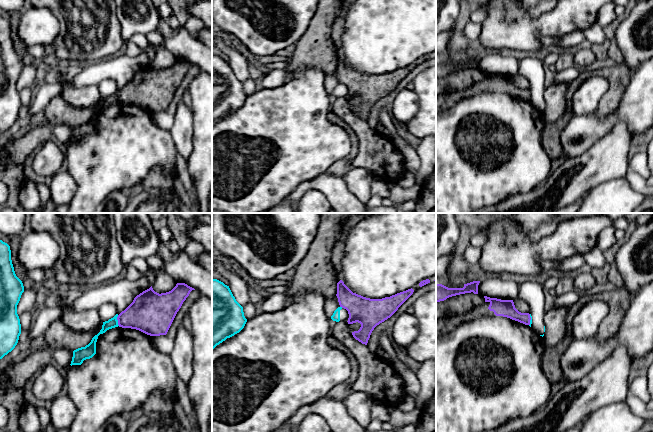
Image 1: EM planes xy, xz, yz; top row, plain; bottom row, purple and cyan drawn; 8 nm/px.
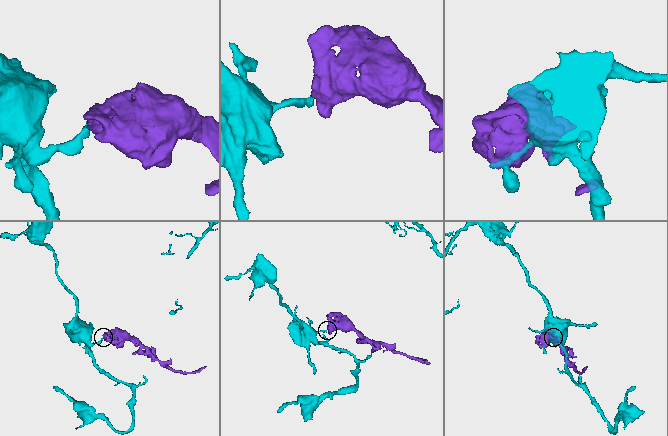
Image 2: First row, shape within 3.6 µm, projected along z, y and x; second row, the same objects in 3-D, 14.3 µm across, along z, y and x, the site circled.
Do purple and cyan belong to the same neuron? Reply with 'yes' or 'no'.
no

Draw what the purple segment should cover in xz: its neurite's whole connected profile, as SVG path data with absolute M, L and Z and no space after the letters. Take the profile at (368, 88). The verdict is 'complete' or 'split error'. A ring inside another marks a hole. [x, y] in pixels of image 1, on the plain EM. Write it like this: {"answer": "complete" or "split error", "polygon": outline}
{"answer": "complete", "polygon": "M342 56L337 59L337 74L340 83L349 90L348 100L360 99L358 107L352 108L353 113L367 121L374 104L390 94L398 84L413 70L414 66L397 69L382 75L370 75L353 69Z"}

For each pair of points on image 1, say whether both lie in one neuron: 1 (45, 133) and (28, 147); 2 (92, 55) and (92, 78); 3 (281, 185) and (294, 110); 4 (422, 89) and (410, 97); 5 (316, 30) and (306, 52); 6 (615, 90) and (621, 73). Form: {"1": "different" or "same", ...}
{"1": "same", "2": "different", "3": "same", "4": "different", "5": "same", "6": "same"}

